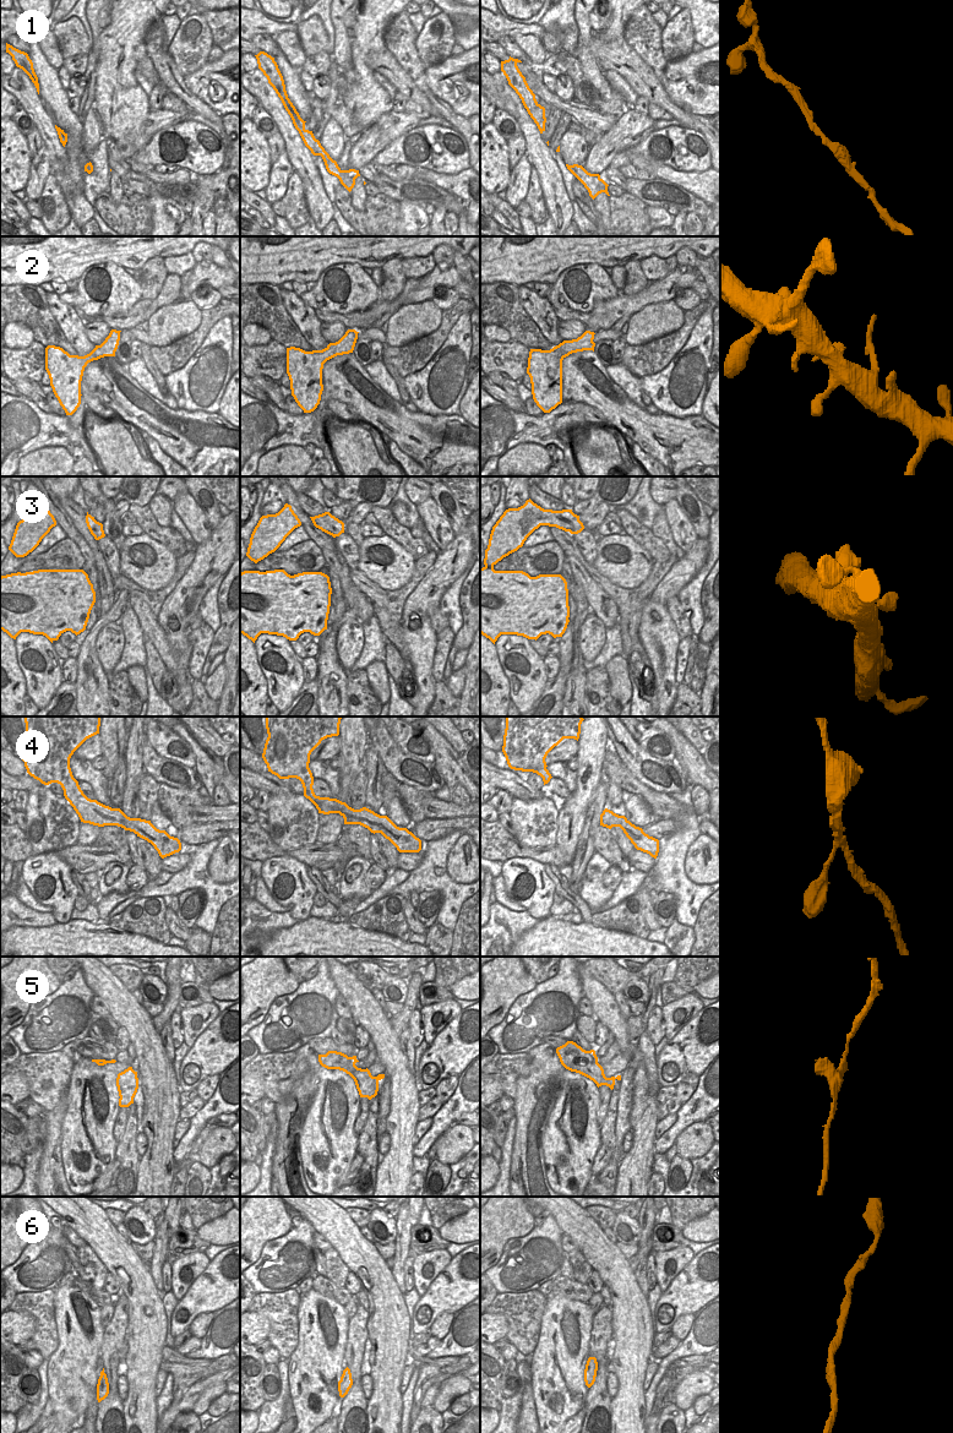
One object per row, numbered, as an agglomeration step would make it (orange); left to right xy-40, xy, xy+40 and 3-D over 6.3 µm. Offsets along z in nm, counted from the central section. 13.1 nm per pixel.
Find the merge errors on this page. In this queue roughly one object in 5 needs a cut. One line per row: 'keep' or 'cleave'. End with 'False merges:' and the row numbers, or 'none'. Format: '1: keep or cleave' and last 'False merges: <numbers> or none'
1: keep
2: keep
3: keep
4: keep
5: keep
6: keep
False merges: none

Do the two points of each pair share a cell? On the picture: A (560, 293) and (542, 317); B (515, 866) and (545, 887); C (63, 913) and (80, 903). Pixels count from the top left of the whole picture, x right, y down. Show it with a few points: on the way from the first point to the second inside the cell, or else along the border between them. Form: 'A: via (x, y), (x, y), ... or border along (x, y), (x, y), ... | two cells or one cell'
A: border along (545, 298), (553, 308) | two cells
B: via (522, 864), (539, 880) | one cell
C: border along (77, 894), (74, 908) | two cells

